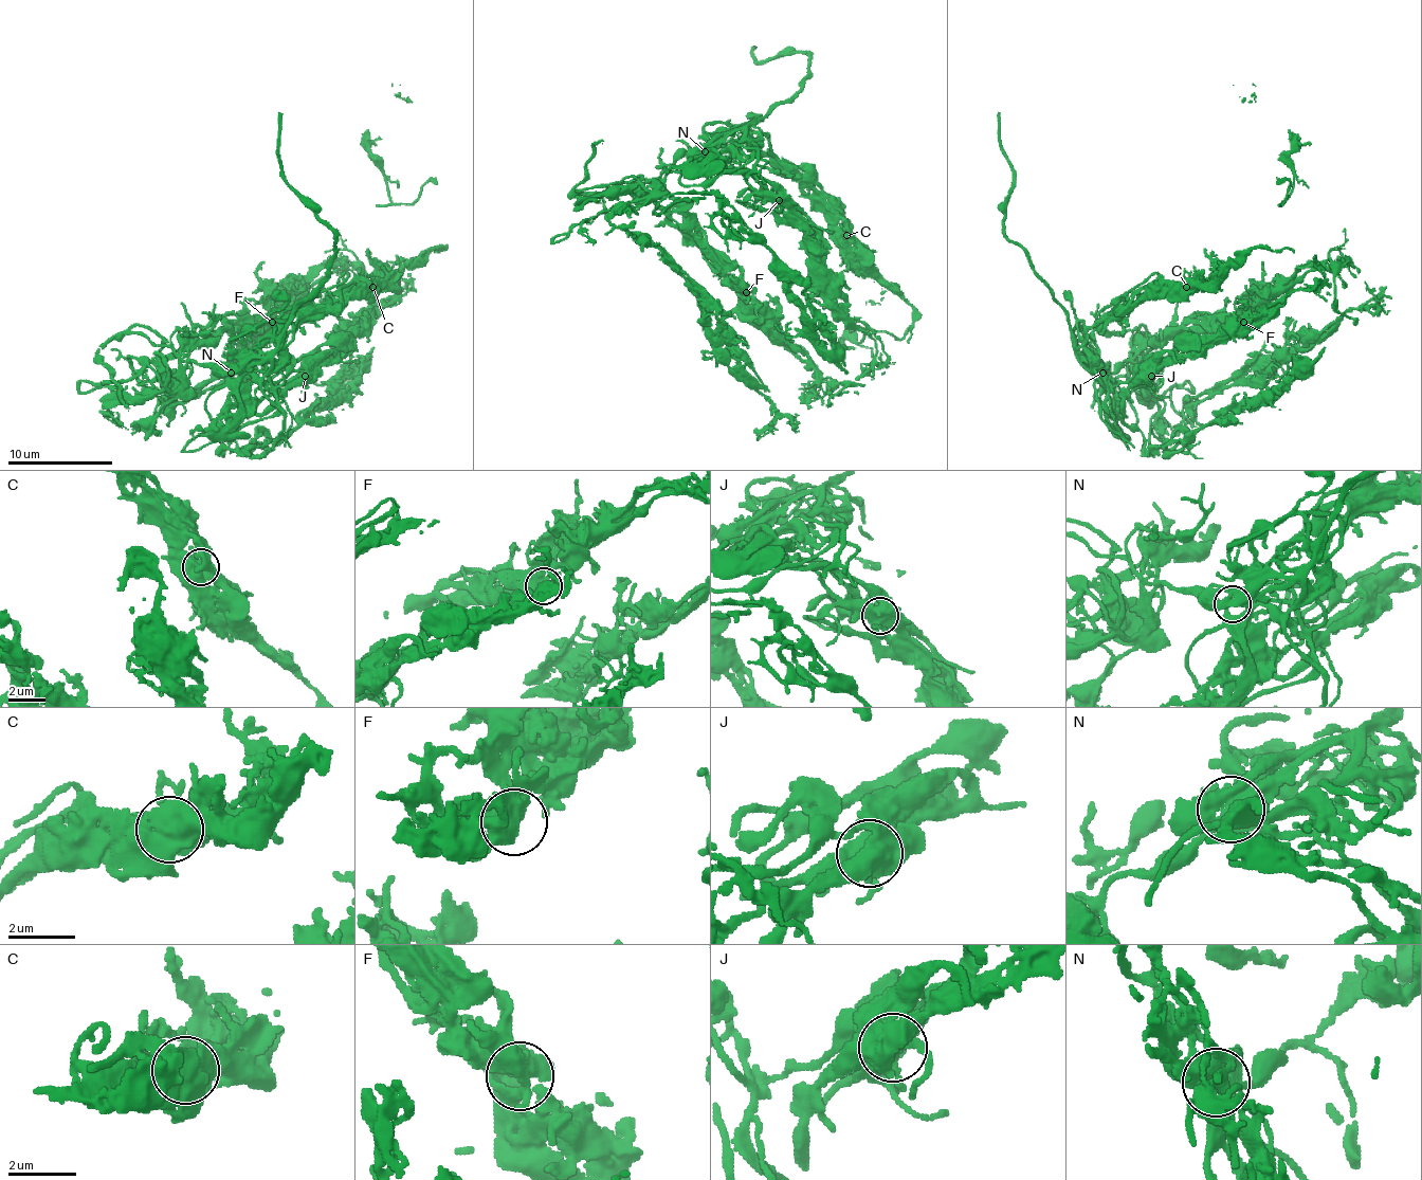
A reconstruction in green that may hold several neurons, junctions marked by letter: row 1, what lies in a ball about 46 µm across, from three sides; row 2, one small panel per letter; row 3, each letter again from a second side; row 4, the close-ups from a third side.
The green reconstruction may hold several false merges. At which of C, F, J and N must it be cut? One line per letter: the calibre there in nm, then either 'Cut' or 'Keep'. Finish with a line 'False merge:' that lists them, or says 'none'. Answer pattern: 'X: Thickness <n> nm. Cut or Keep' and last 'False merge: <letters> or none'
C: Thickness 650 nm. Keep
F: Thickness 600 nm. Keep
J: Thickness 700 nm. Keep
N: Thickness 500 nm. Keep
False merge: none

